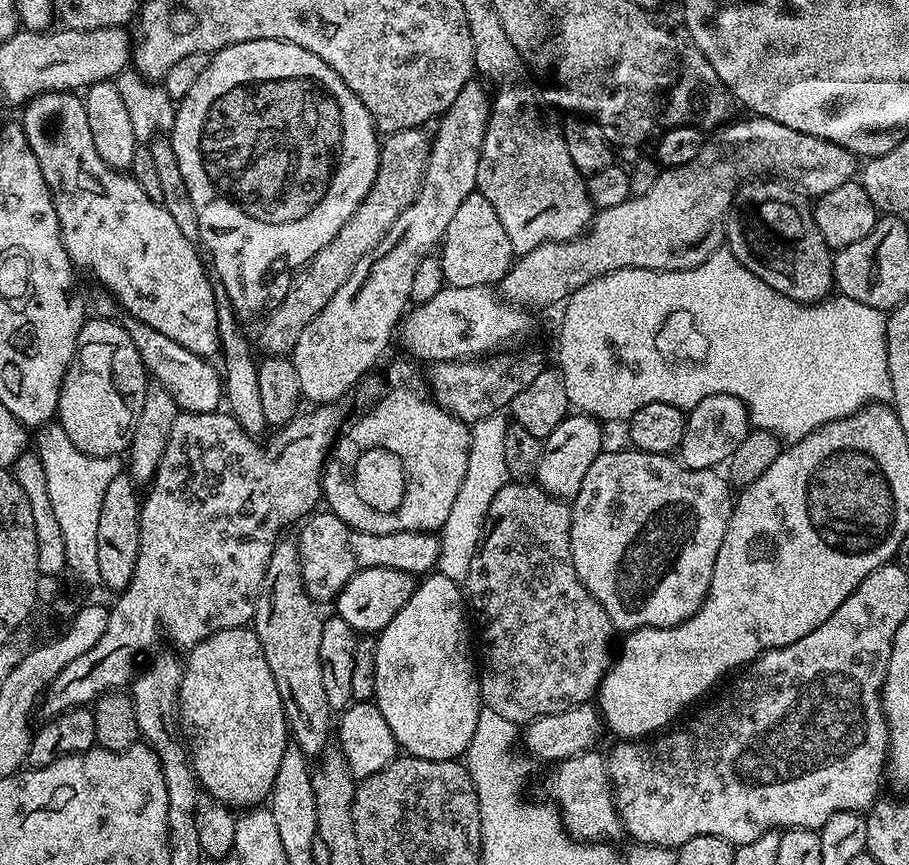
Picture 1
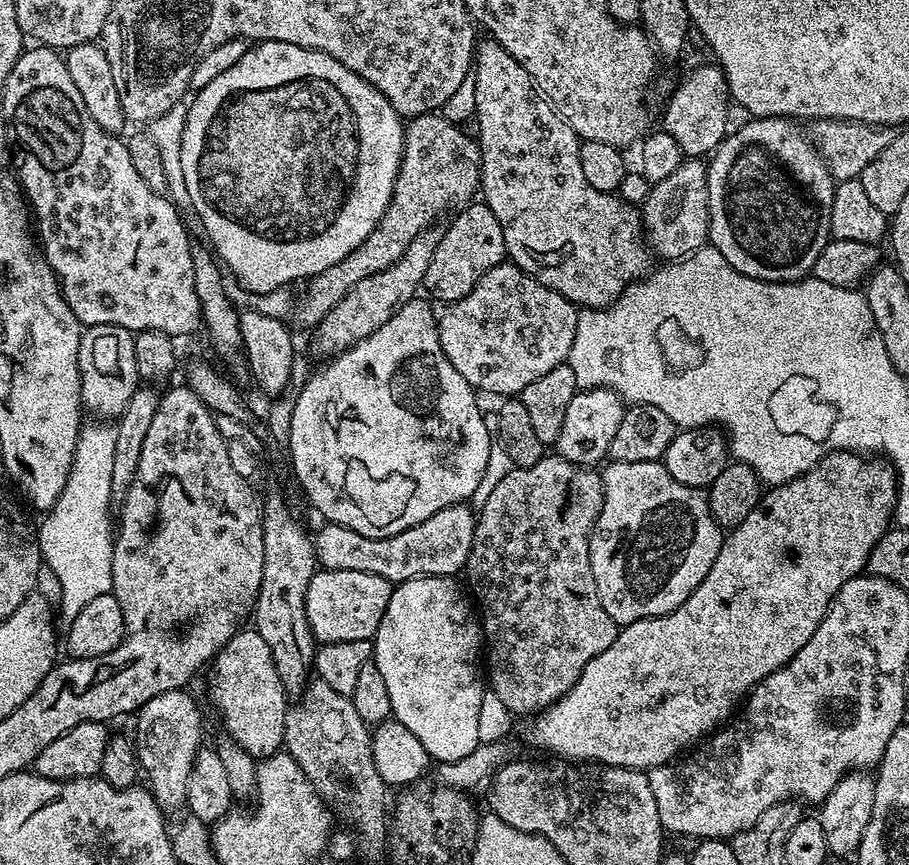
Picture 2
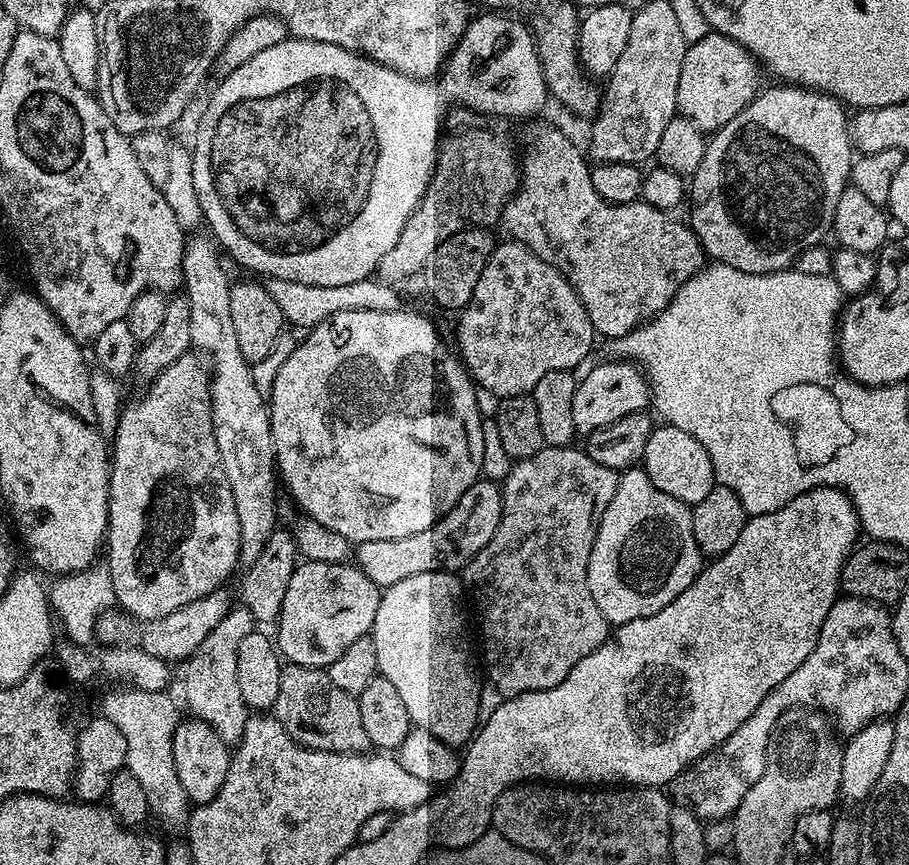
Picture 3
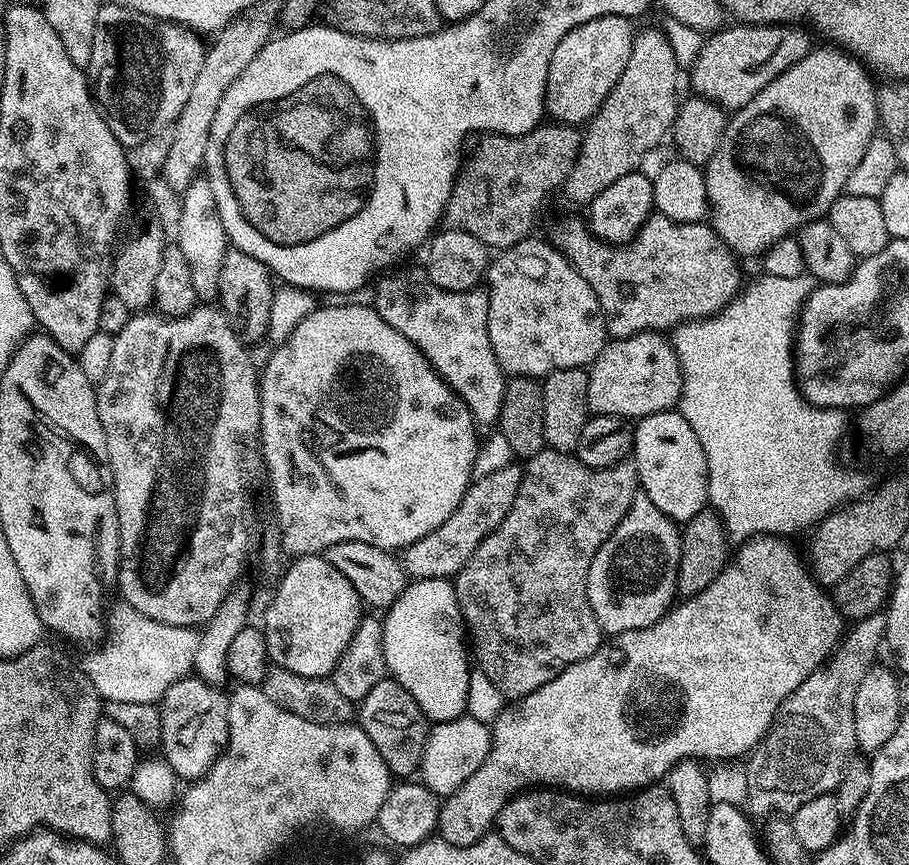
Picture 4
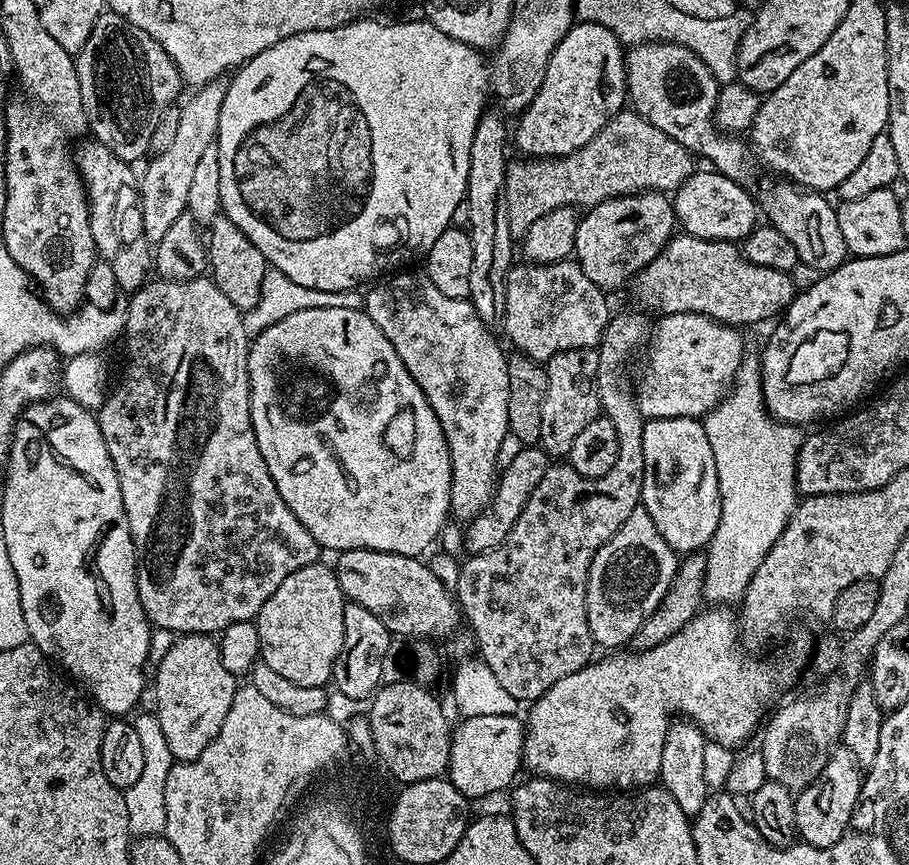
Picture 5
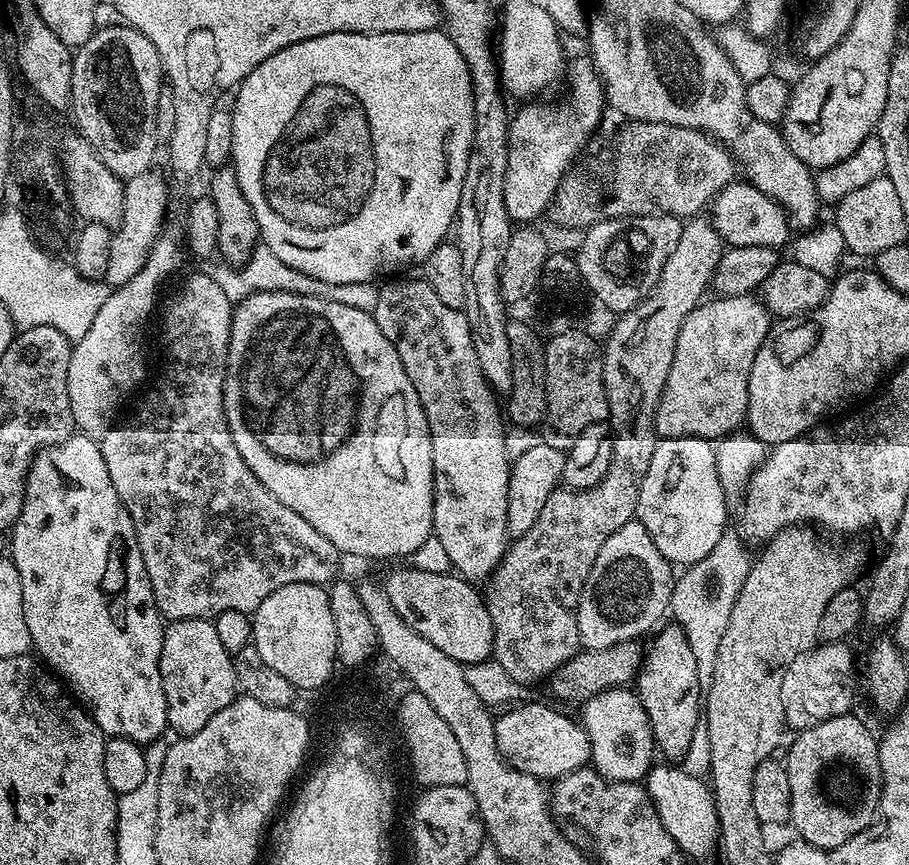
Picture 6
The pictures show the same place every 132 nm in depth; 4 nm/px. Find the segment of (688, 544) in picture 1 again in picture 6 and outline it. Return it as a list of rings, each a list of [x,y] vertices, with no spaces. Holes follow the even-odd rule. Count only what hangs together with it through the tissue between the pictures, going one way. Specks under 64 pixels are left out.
[[[633,518],[622,530],[614,530],[606,538],[606,546],[598,550],[580,595],[576,617],[581,645],[588,650],[606,650],[618,642],[640,640],[643,632],[651,633],[669,611],[673,583],[673,565],[654,546],[646,526]]]

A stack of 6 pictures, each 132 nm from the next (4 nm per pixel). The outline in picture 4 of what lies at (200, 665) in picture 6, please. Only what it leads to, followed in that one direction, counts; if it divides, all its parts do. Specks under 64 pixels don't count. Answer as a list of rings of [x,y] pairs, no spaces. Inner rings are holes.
[[[189,674],[174,682],[166,690],[158,707],[160,711],[160,736],[158,748],[163,759],[174,770],[181,781],[200,780],[218,762],[228,744],[230,714],[228,713],[229,693],[215,684],[208,684],[195,674]]]

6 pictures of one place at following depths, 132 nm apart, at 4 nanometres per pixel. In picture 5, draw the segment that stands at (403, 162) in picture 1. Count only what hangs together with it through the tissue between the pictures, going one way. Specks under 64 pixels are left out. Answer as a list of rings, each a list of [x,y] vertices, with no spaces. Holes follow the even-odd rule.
[[[621,110],[586,146],[574,154],[551,158],[513,159],[506,170],[506,210],[513,237],[522,238],[542,214],[550,210],[575,206],[580,210],[593,208],[615,196],[635,192],[671,193],[694,171],[693,153],[682,147],[670,134],[662,134],[646,118],[634,110]]]

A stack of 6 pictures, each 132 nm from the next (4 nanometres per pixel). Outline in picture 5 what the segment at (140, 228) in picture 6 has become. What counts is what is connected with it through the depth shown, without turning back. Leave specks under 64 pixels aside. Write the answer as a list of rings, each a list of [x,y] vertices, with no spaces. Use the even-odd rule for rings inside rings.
[[[221,78],[211,80],[203,84],[201,88],[195,89],[185,104],[179,105],[181,117],[178,123],[178,130],[175,132],[175,139],[162,154],[151,157],[147,161],[144,172],[139,177],[140,186],[140,209],[144,222],[144,232],[148,235],[149,241],[155,242],[166,234],[166,230],[188,207],[186,194],[190,194],[190,181],[194,175],[198,161],[204,151],[211,144],[216,143],[218,134],[218,114],[222,114],[222,102],[226,98],[228,80]]]

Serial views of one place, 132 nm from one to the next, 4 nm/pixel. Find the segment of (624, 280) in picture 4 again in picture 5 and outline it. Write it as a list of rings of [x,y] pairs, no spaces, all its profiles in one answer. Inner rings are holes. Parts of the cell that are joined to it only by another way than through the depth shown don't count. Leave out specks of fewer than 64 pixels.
[[[676,234],[660,251],[658,258],[654,258],[654,262],[647,264],[637,276],[632,277],[630,289],[632,288],[633,298],[641,304],[637,304],[641,309],[653,308],[656,314],[669,316],[689,312],[709,316],[711,320],[723,324],[745,326],[744,324],[760,324],[768,319],[771,321],[790,307],[798,291],[797,285],[792,285],[792,278],[782,270],[770,270],[770,266],[758,266],[750,262],[731,240],[707,240],[687,234]]]

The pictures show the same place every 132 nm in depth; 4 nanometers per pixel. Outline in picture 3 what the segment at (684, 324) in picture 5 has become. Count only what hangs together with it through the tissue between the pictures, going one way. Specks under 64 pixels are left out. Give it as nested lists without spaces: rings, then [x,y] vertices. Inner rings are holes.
[[[611,358],[605,364],[596,364],[579,377],[574,390],[574,426],[581,437],[626,418],[631,412],[642,412],[650,404],[650,385],[641,369],[624,358]]]

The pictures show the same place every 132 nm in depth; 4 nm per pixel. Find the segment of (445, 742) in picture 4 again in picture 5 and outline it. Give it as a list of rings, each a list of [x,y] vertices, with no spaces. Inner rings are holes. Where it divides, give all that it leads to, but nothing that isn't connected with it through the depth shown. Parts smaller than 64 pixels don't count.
[[[493,714],[483,718],[464,718],[460,725],[452,728],[452,741],[450,742],[450,762],[448,763],[447,779],[464,796],[488,796],[491,792],[500,792],[511,789],[517,783],[516,775],[522,772],[524,759],[524,729],[519,715],[507,716],[506,714]]]

